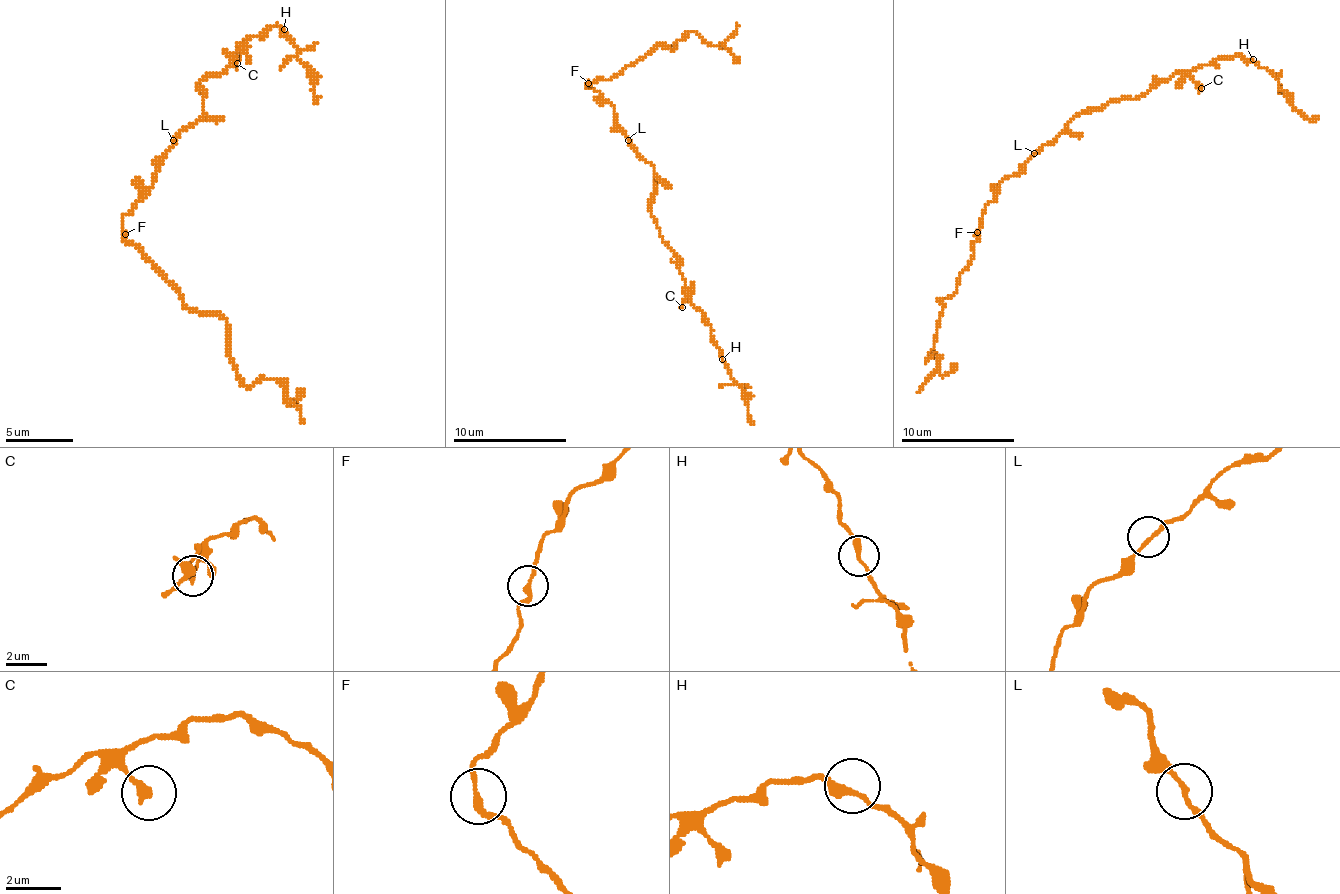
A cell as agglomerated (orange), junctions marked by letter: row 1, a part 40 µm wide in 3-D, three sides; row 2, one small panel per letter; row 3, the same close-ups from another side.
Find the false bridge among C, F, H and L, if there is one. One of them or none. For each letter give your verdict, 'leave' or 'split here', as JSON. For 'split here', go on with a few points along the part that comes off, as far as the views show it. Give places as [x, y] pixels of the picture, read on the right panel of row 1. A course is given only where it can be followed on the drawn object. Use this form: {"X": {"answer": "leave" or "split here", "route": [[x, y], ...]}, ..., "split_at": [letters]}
{"C": {"answer": "leave"}, "F": {"answer": "split here", "route": [[977, 233], [971, 264], [951, 295], [940, 301], [937, 341], [925, 361], [937, 355], [940, 361], [917, 392]]}, "H": {"answer": "leave"}, "L": {"answer": "leave"}, "split_at": ["F"]}

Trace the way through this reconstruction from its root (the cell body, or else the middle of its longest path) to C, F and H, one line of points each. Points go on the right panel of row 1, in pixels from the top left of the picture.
C: (1034, 156), (1076, 116), (1090, 113), (1116, 99), (1139, 99), (1176, 73), (1187, 73), (1201, 88)
F: (1034, 156), (999, 184), (999, 193), (985, 207), (977, 233)
H: (1034, 156), (1082, 113), (1116, 99), (1139, 99), (1176, 73), (1190, 73), (1221, 56), (1253, 59)

